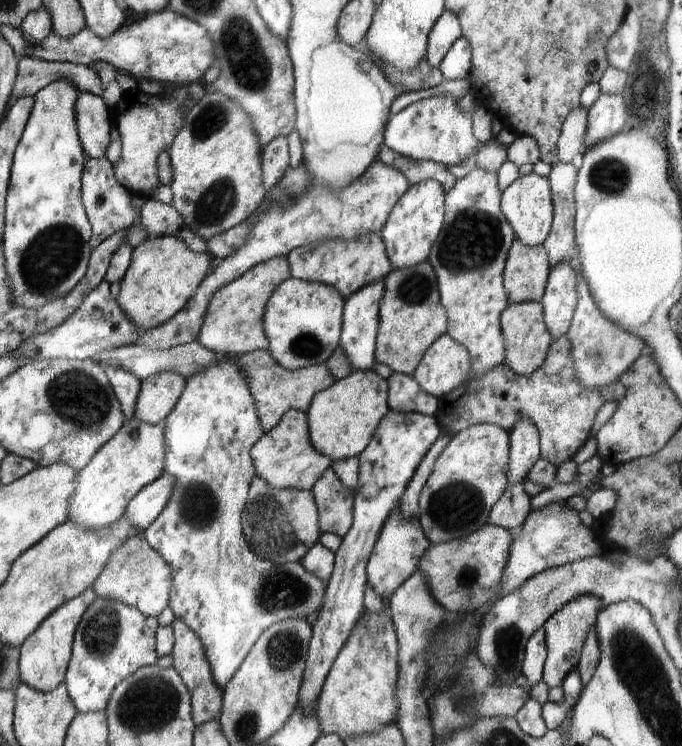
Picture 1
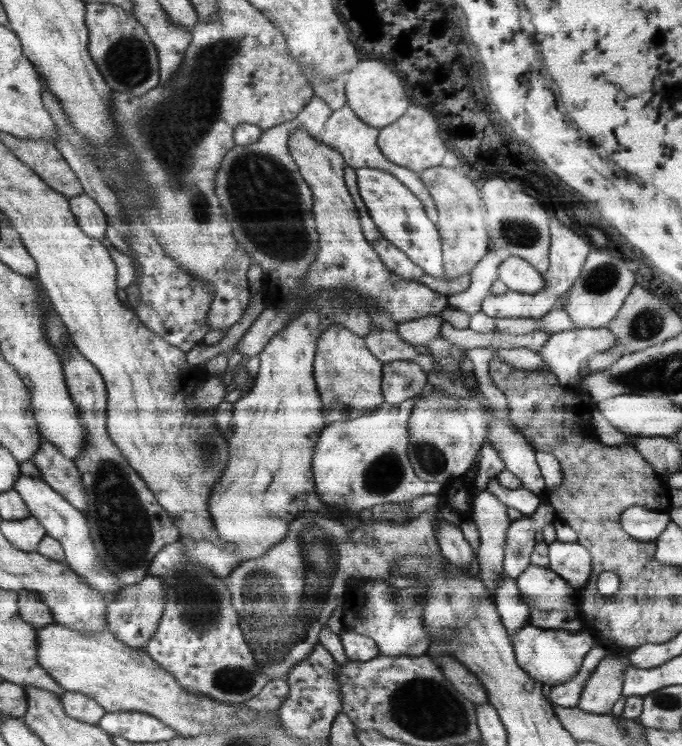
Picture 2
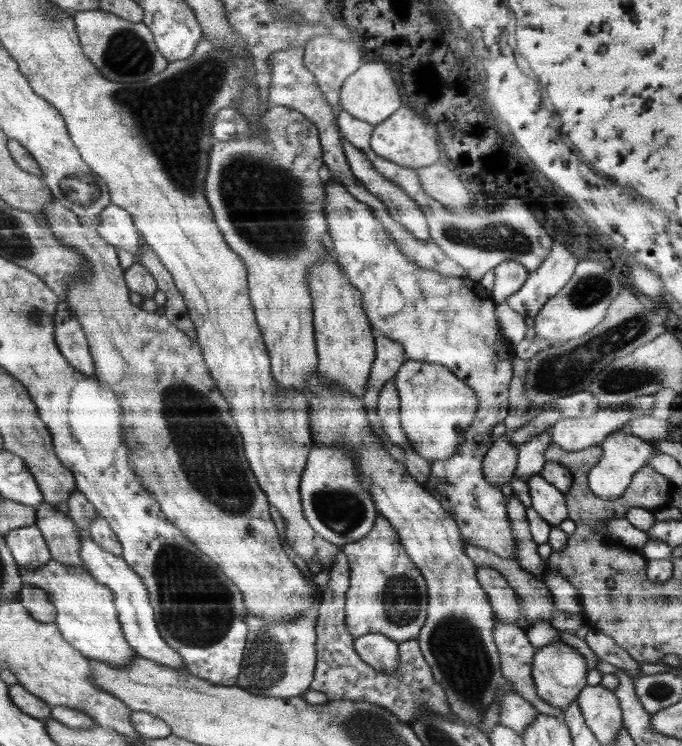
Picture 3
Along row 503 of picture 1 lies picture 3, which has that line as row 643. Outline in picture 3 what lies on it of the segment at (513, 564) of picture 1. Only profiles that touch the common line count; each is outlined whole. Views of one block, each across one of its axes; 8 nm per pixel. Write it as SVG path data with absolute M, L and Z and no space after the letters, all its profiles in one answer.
M552 643L538 647L532 666L532 678L537 688L538 696L554 708L564 711L571 702L578 698L579 692L587 685L587 663L574 647L564 643Z

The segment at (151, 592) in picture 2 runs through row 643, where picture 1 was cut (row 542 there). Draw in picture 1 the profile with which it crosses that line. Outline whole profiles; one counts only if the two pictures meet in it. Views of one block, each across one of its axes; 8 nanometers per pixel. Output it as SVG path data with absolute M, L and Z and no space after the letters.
M142 535L134 536L112 552L93 587L95 594L100 598L118 600L126 606L140 610L144 616L157 617L170 602L172 570Z

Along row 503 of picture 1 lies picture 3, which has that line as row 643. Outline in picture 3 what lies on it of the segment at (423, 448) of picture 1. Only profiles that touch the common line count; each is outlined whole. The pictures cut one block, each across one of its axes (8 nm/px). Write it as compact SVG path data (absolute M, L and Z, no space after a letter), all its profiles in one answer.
M380 632L360 636L353 645L357 656L375 672L393 676L400 667L399 644Z

